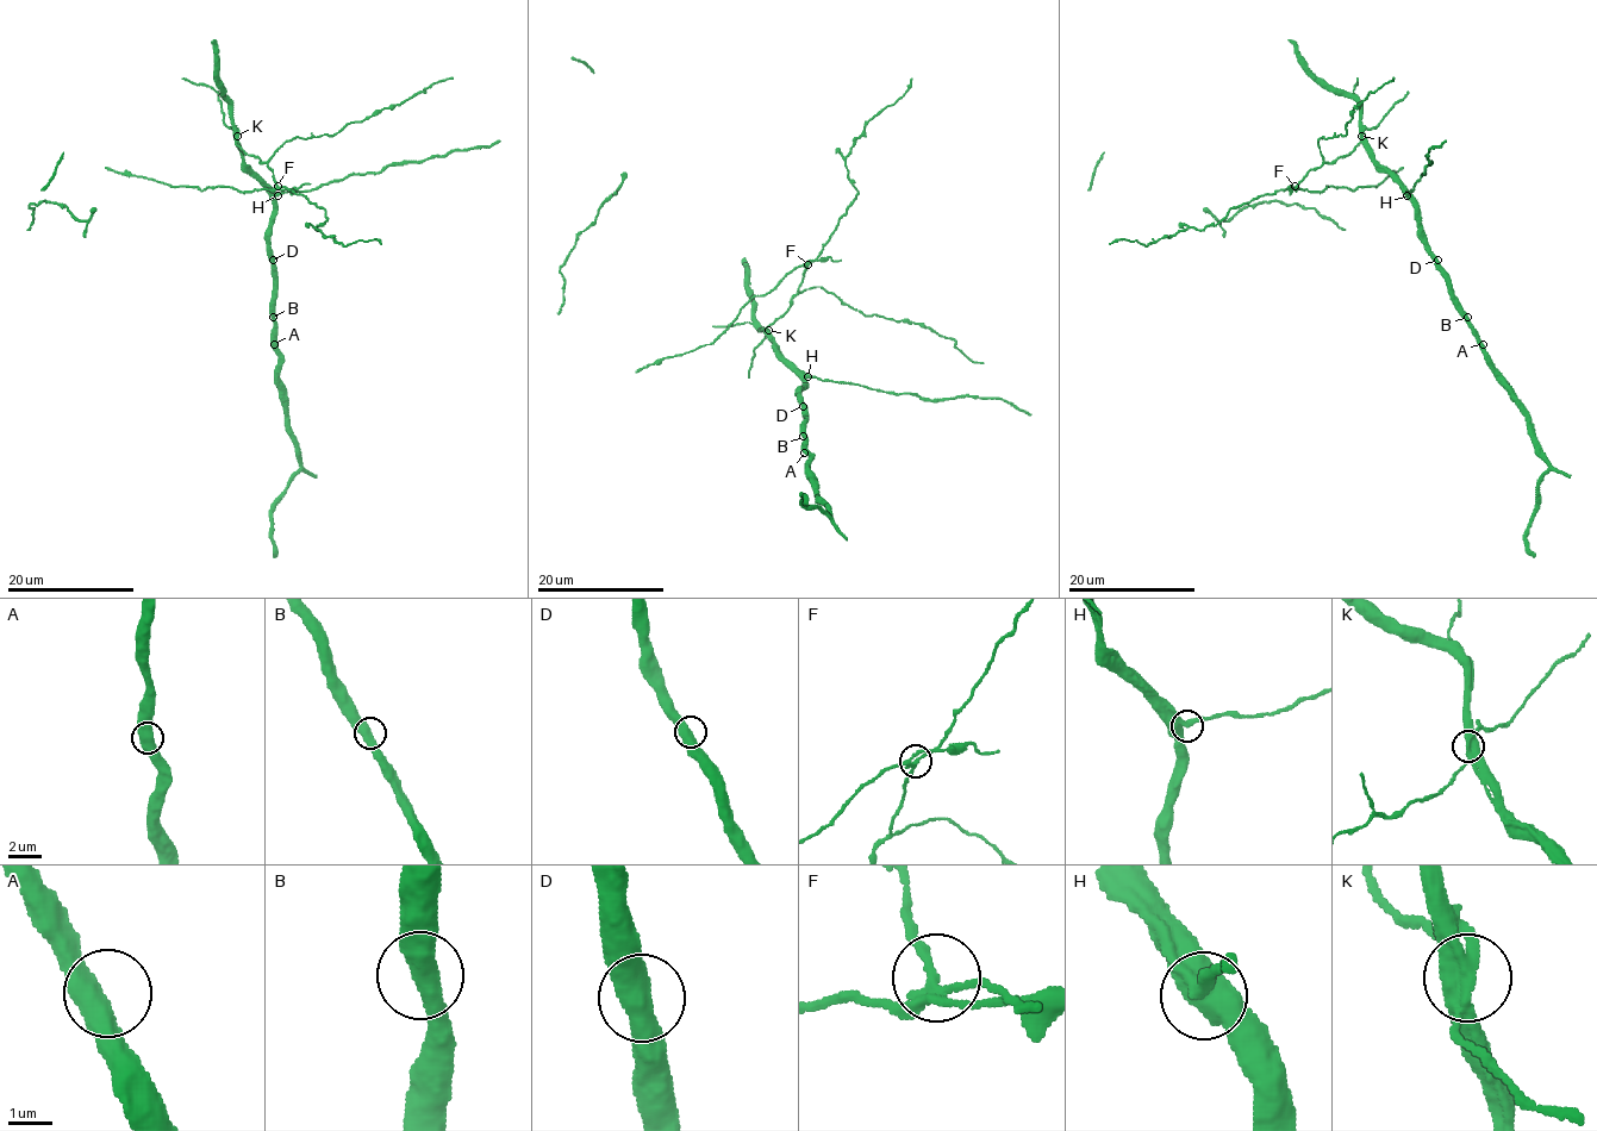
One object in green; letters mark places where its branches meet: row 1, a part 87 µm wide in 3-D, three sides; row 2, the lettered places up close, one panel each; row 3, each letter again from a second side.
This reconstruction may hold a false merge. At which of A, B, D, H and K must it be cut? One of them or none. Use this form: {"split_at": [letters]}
{"split_at": ["K"]}

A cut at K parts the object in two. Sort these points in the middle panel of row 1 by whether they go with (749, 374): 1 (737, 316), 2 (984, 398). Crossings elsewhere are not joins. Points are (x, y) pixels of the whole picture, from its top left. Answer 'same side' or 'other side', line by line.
1: same side
2: other side

